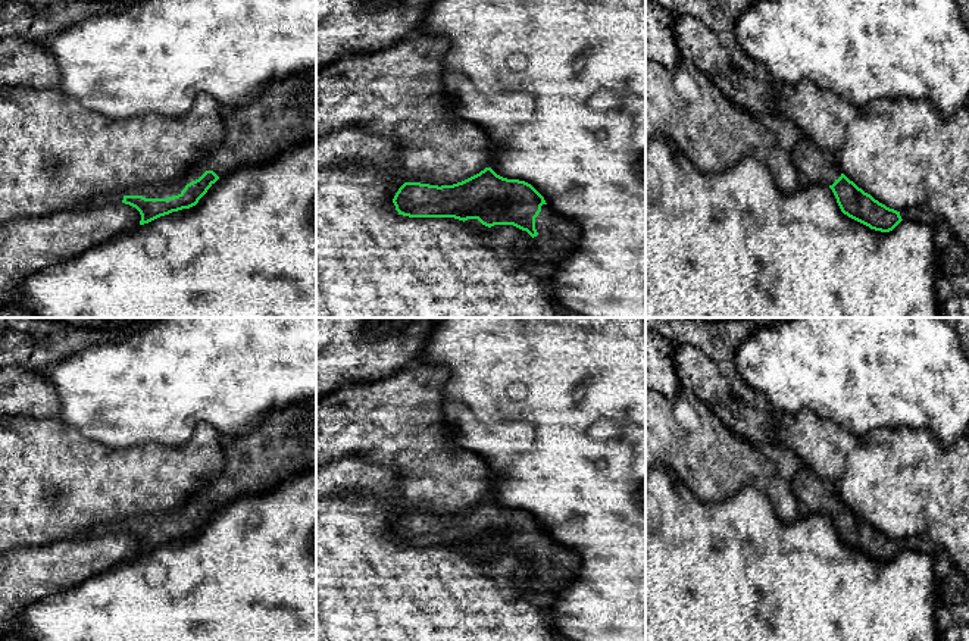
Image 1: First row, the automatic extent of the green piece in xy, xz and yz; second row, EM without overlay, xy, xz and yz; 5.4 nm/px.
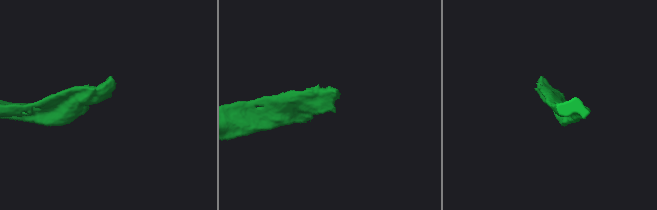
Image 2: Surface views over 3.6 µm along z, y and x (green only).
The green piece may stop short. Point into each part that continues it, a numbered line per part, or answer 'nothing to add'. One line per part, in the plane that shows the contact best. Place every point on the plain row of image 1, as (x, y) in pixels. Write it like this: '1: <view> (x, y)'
1: xy (284, 444)

